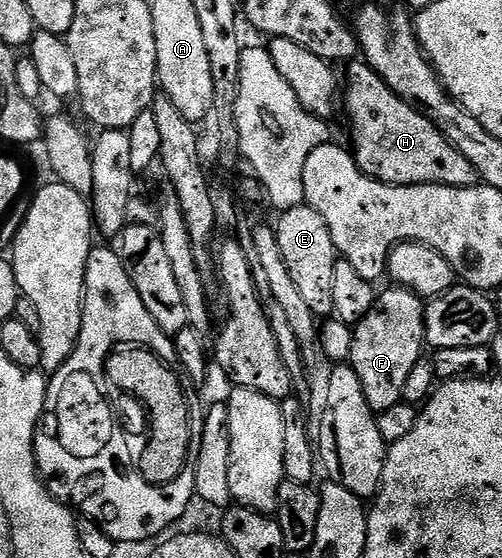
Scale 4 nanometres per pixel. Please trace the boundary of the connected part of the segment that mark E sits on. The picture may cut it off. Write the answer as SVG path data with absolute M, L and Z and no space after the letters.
M305 202L298 204L296 208L280 211L278 216L279 221L274 221L273 224L277 234L277 246L281 246L281 258L285 258L285 266L289 266L289 275L293 277L293 283L297 285L297 290L316 318L330 317L333 313L333 270L341 257L335 248L333 234L329 234L329 226L325 226L325 218Z

